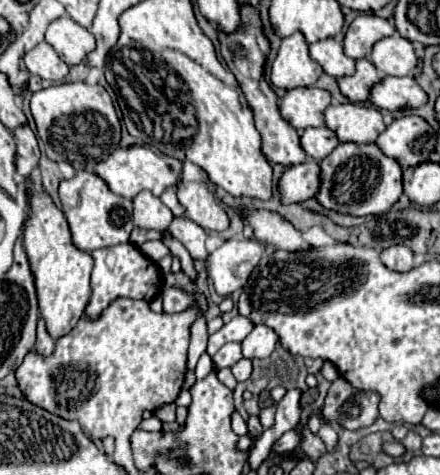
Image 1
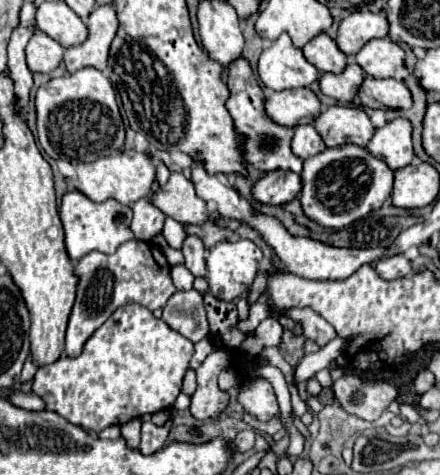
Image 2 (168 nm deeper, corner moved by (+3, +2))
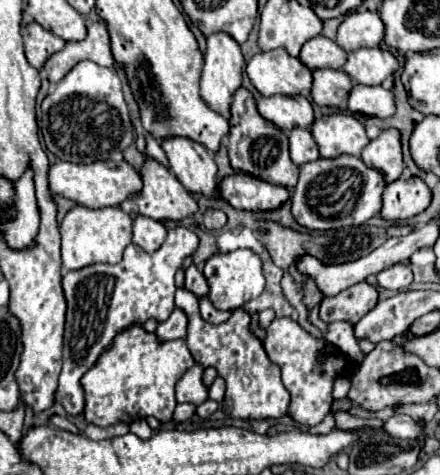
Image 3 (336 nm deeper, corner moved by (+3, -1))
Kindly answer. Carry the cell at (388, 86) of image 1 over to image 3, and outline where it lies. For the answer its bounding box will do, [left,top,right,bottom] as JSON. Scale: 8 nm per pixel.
[348,85,394,117]

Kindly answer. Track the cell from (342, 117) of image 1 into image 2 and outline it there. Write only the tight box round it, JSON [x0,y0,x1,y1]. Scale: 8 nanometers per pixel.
[314,106,374,146]

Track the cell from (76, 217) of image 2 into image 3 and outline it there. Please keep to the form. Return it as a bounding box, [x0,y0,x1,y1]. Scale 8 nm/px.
[60,205,132,272]

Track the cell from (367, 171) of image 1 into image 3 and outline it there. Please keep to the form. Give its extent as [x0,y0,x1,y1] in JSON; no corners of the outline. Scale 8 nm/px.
[292,155,384,229]

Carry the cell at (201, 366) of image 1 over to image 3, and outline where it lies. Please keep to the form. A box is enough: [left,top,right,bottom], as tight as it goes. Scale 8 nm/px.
[176,289,290,419]

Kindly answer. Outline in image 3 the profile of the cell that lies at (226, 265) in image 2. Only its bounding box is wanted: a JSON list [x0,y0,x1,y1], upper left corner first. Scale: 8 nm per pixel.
[204,249,264,311]

